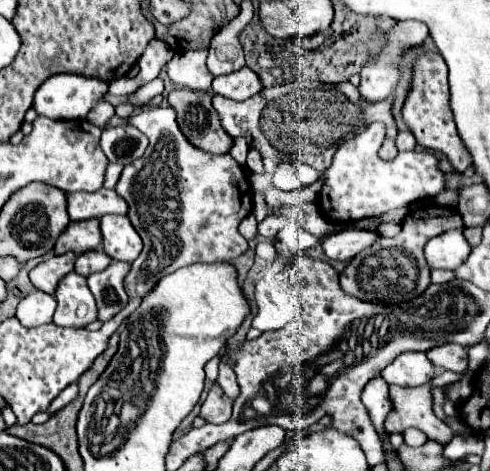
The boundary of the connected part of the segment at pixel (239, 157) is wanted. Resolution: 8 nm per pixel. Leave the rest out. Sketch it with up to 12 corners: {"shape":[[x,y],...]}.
{"shape":[[243,138],[233,142],[229,154],[239,166],[245,166],[245,156],[249,148]]}

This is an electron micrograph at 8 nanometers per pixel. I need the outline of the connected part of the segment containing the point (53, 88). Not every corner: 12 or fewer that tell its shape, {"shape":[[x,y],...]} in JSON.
{"shape":[[63,72],[37,88],[33,108],[83,120],[107,94],[105,80]]}

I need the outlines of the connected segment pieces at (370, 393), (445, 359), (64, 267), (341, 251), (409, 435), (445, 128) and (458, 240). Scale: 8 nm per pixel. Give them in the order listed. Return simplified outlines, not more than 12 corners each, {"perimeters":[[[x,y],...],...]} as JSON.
{"perimeters":[[[381,376],[367,382],[363,404],[377,434],[391,410],[389,384]],[[457,344],[437,346],[427,352],[435,366],[465,372],[467,350]],[[75,254],[53,256],[29,272],[33,286],[55,294],[73,270]],[[367,230],[327,236],[321,248],[329,260],[351,260],[377,238]],[[417,428],[405,430],[403,438],[409,446],[421,446],[427,436]],[[423,54],[403,120],[455,172],[469,156],[449,110],[441,54]],[[463,230],[431,238],[425,258],[431,268],[455,270],[471,254]]]}

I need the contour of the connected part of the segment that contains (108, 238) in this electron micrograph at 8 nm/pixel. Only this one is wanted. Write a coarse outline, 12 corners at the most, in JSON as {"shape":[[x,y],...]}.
{"shape":[[103,216],[103,252],[133,262],[143,242],[127,216]]}

